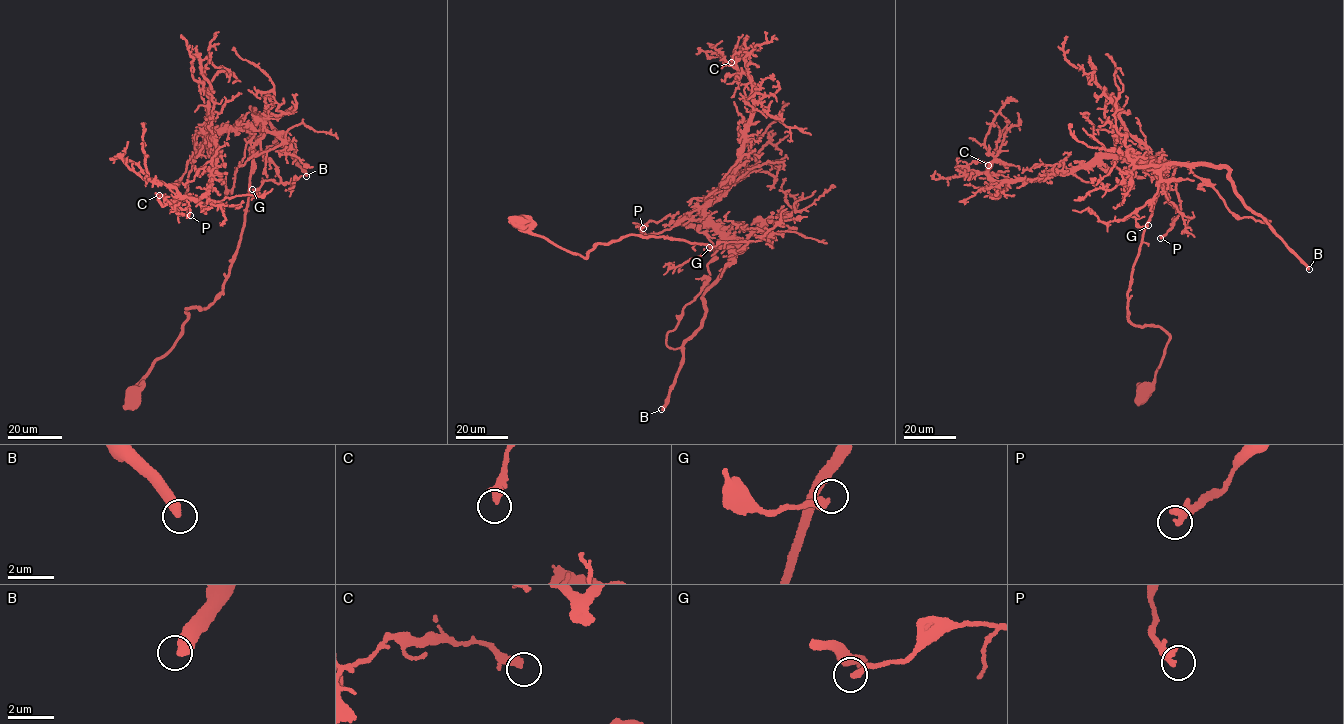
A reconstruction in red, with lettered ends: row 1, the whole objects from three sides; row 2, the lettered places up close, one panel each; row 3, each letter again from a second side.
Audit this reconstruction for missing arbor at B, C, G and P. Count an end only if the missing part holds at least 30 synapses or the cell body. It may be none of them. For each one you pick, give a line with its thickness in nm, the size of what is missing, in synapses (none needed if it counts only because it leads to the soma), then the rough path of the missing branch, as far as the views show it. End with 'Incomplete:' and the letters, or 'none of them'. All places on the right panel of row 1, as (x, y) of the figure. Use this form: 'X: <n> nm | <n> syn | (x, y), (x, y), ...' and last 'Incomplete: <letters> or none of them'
B: 440 nm | 900 syn
Incomplete: B

